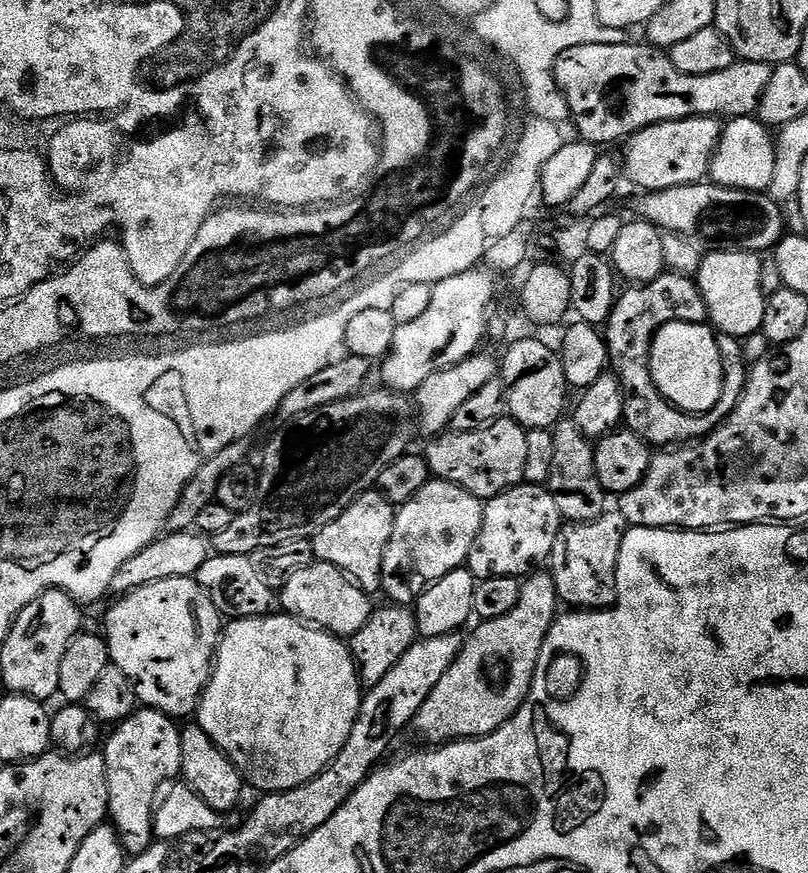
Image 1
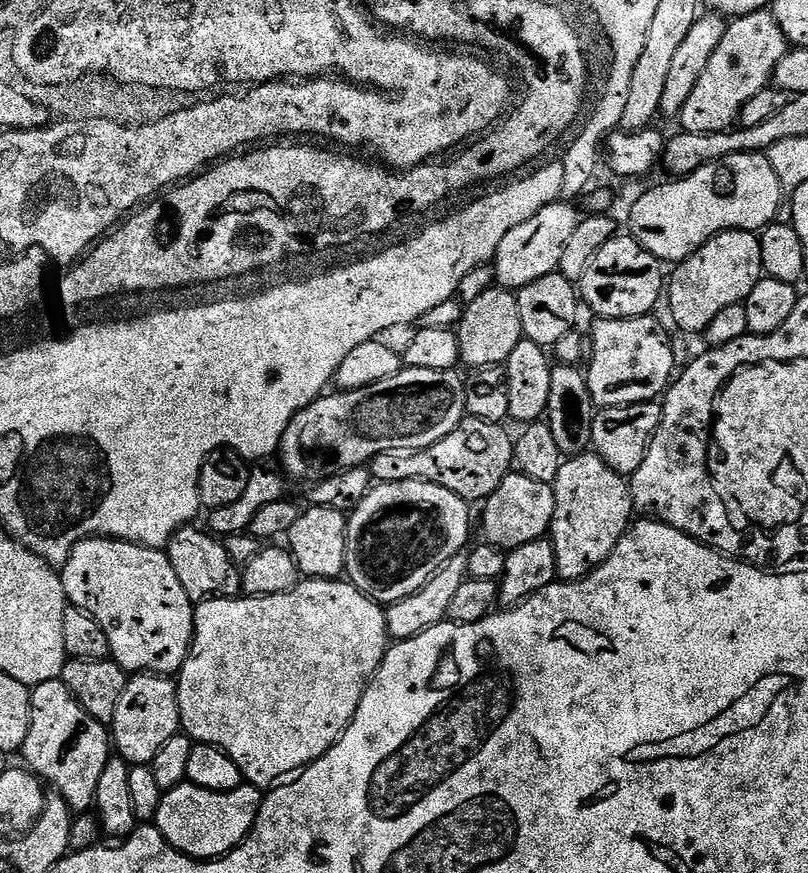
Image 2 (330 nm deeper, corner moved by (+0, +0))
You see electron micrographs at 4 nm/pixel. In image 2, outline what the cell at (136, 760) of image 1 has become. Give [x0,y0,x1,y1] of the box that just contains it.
[110,674,181,766]

